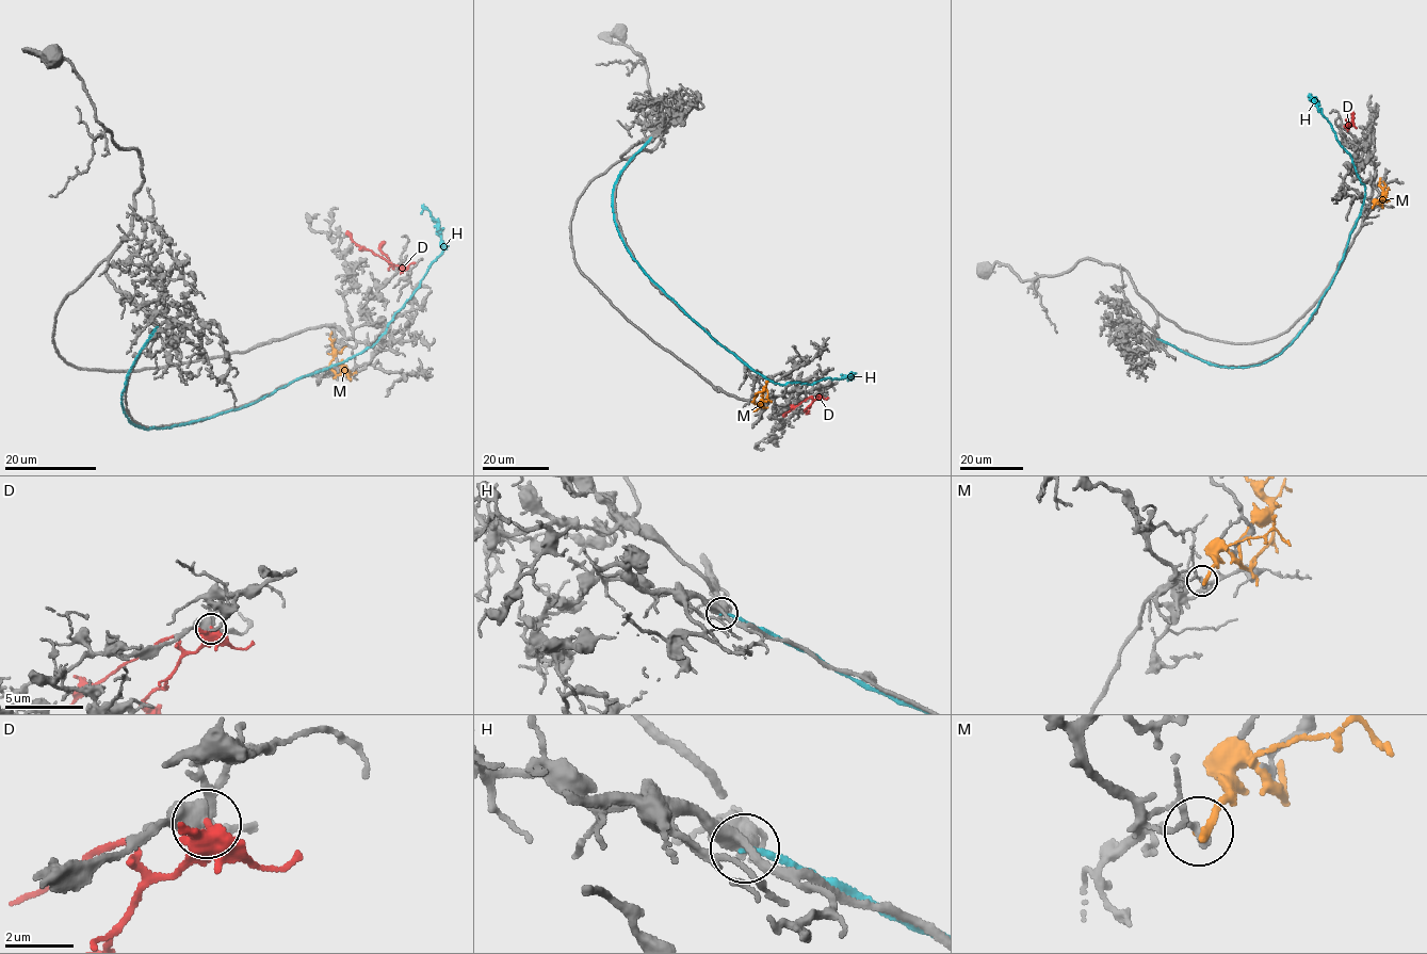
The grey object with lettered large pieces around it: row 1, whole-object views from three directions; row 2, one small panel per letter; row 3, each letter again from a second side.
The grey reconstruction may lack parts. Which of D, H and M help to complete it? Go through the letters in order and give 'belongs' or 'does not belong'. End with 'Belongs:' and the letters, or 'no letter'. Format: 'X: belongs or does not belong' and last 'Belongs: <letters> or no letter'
D: does not belong
H: does not belong
M: does not belong
Belongs: no letter

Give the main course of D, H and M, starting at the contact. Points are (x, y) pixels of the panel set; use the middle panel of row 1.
D: (819, 394), (816, 399), (809, 397), (783, 415)
H: (650, 138), (612, 192), (613, 219), (630, 256), (711, 337), (774, 383), (852, 376), (840, 374)
M: (766, 382), (765, 390), (753, 401), (759, 408)

